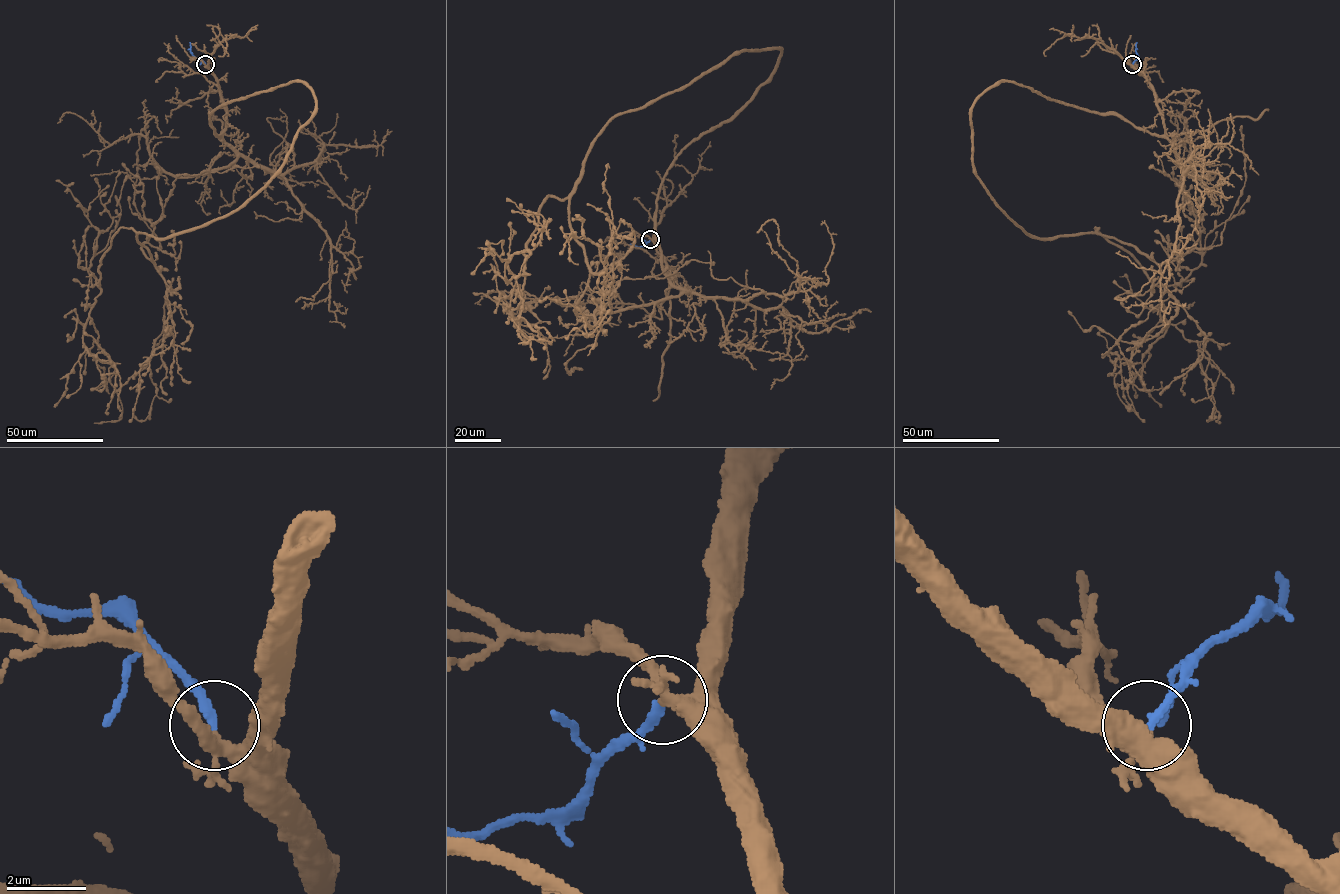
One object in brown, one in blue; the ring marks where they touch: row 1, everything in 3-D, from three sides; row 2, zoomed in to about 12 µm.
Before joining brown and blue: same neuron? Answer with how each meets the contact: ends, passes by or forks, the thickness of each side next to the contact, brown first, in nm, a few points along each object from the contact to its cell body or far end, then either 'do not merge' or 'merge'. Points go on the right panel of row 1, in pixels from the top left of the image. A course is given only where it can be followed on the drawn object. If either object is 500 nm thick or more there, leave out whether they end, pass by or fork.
brown forks | blue ends | 240/240 nm | brown via (1132, 65), (1164, 134), (999, 81), (973, 173), (1025, 232), (1096, 227), (1136, 260), (1209, 358), (1220, 423) | blue via (1132, 64), (1138, 58), (1137, 42) | merge

